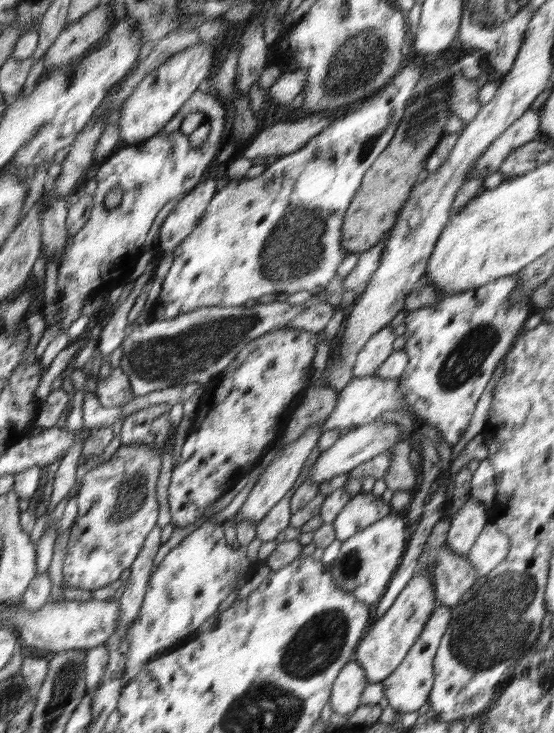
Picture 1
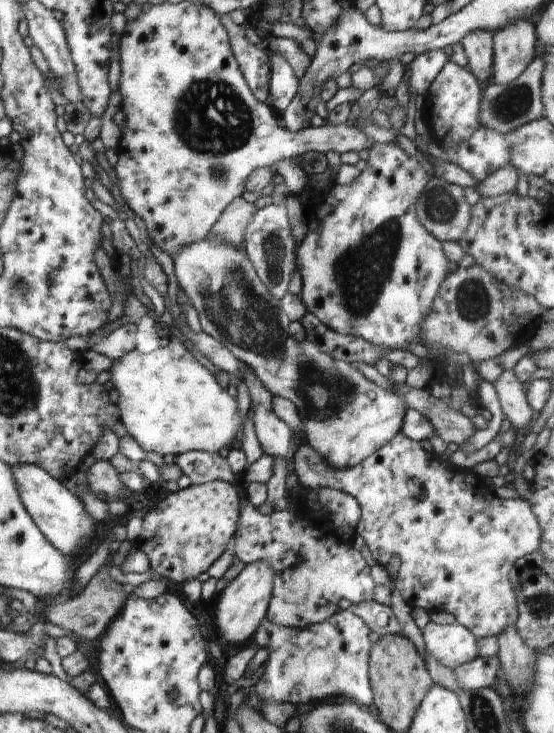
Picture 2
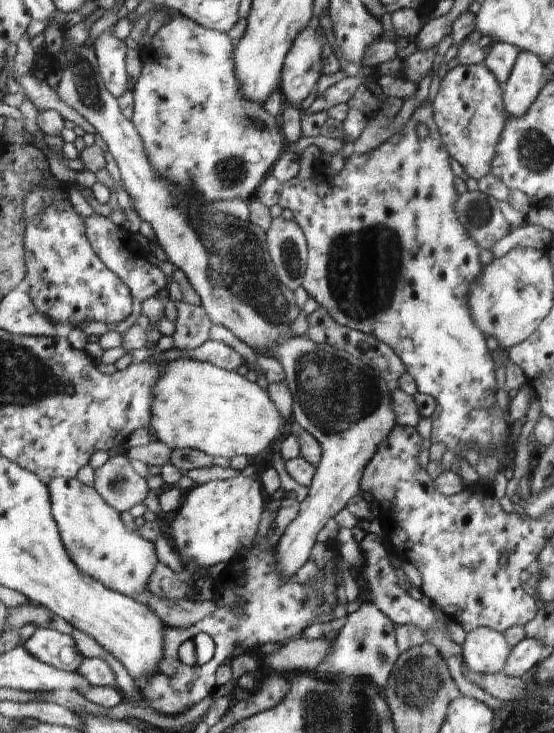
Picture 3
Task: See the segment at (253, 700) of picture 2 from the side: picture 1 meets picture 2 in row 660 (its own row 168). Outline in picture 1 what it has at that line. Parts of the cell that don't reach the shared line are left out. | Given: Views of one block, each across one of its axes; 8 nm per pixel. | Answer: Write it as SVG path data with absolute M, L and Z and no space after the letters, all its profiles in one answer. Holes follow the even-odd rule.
M412 64L410 66L406 65L405 68L401 68L397 75L388 81L388 84L380 92L366 99L356 111L332 122L318 136L314 136L312 140L306 142L303 148L291 154L282 155L274 164L270 164L262 174L256 176L256 178L245 179L243 177L238 180L234 179L227 186L224 186L222 190L216 192L216 196L210 200L210 204L206 207L194 230L172 251L174 262L168 275L165 277L161 292L150 312L151 320L172 320L181 314L186 314L203 306L224 307L243 305L248 300L257 300L261 296L266 296L266 294L274 294L274 296L279 294L291 295L296 294L296 292L302 292L302 290L308 290L311 294L316 295L326 290L327 284L337 275L338 267L342 265L342 262L348 256L341 247L341 228L343 227L345 212L352 203L366 171L372 167L376 158L384 152L384 148L387 148L390 140L394 138L396 128L398 128L402 116L404 116L403 112L419 79L420 72L418 72L418 66L412 68Z

